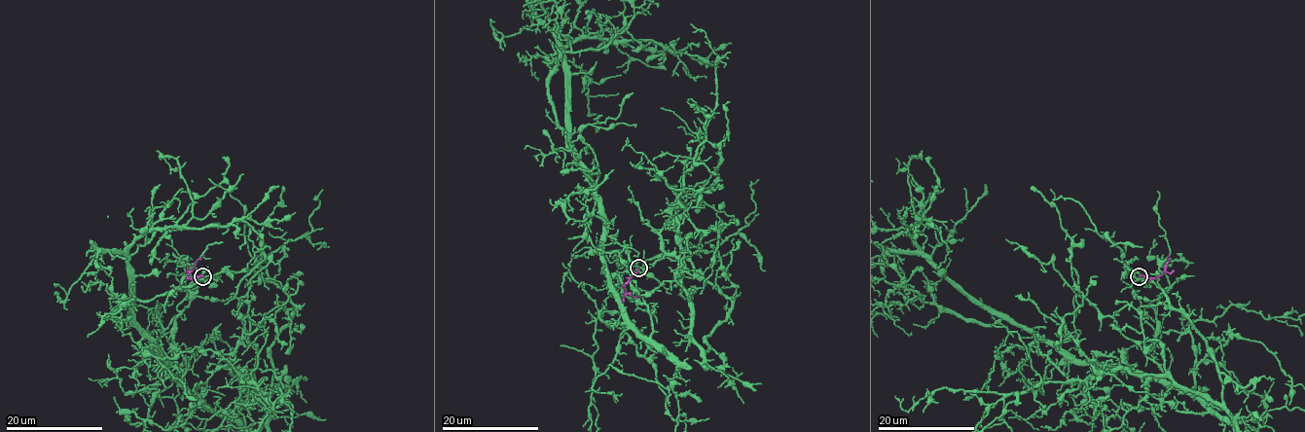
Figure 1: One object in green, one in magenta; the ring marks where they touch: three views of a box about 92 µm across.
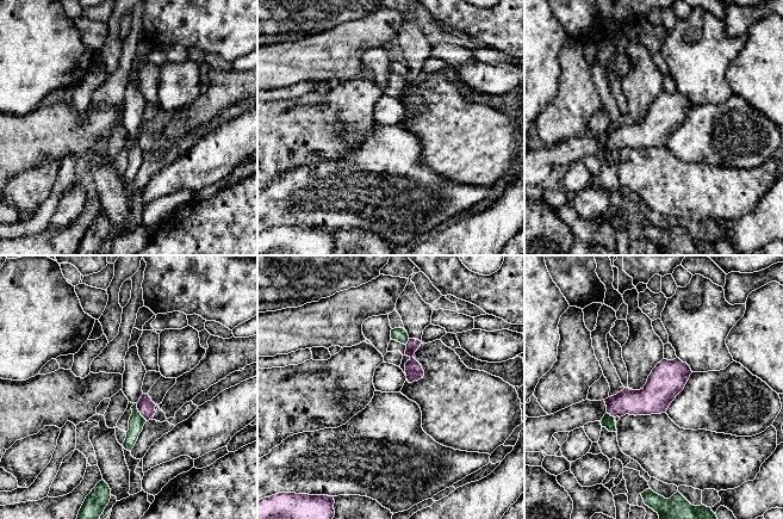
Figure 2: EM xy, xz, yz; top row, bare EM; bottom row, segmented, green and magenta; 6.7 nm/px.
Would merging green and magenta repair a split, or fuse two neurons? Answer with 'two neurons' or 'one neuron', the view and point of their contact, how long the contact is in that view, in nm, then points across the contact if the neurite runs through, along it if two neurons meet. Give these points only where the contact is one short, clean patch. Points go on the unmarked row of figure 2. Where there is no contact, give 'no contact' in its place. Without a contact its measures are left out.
two neurons; contact xy (138, 144); length 140 nm; border xy (136, 136), (137, 143), (147, 153)

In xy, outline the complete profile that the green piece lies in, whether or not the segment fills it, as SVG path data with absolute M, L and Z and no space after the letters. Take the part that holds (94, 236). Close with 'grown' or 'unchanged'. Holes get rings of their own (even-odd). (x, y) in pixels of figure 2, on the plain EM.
M101 212L86 229L75 255L95 255L100 252L105 240L110 235L111 222L108 217Z | unchanged

